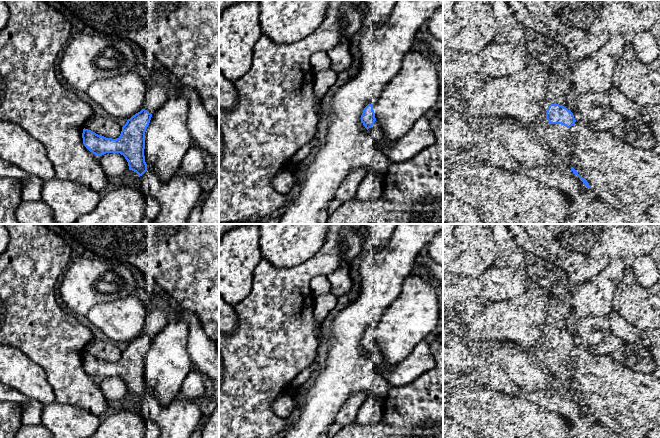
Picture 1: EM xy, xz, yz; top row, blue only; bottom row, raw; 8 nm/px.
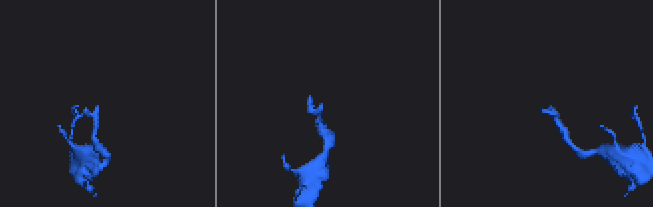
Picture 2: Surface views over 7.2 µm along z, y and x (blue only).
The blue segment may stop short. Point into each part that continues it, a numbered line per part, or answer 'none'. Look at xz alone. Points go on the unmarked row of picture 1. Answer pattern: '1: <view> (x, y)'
1: xz (376, 357)

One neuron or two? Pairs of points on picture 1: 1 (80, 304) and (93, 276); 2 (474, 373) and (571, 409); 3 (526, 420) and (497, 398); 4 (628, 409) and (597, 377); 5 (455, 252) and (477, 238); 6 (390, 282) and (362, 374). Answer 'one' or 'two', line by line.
1: one
2: one
3: one
4: one
5: one
6: one

